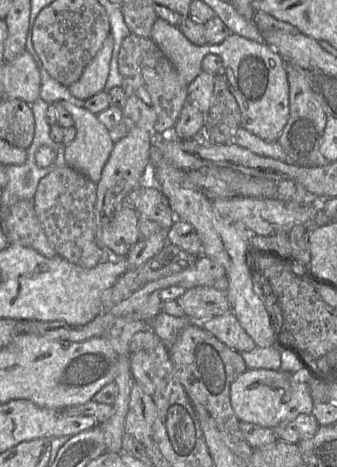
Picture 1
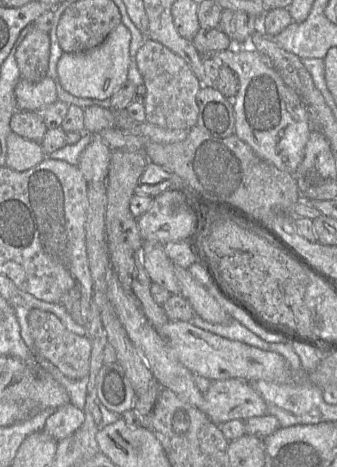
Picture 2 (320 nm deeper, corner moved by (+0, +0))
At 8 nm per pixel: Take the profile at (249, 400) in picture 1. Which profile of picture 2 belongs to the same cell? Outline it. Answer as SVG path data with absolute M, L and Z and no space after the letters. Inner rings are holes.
M240 379L212 381L208 391L203 395L204 403L200 410L217 425L222 425L231 420L246 421L250 418L267 414L265 401L248 381Z

